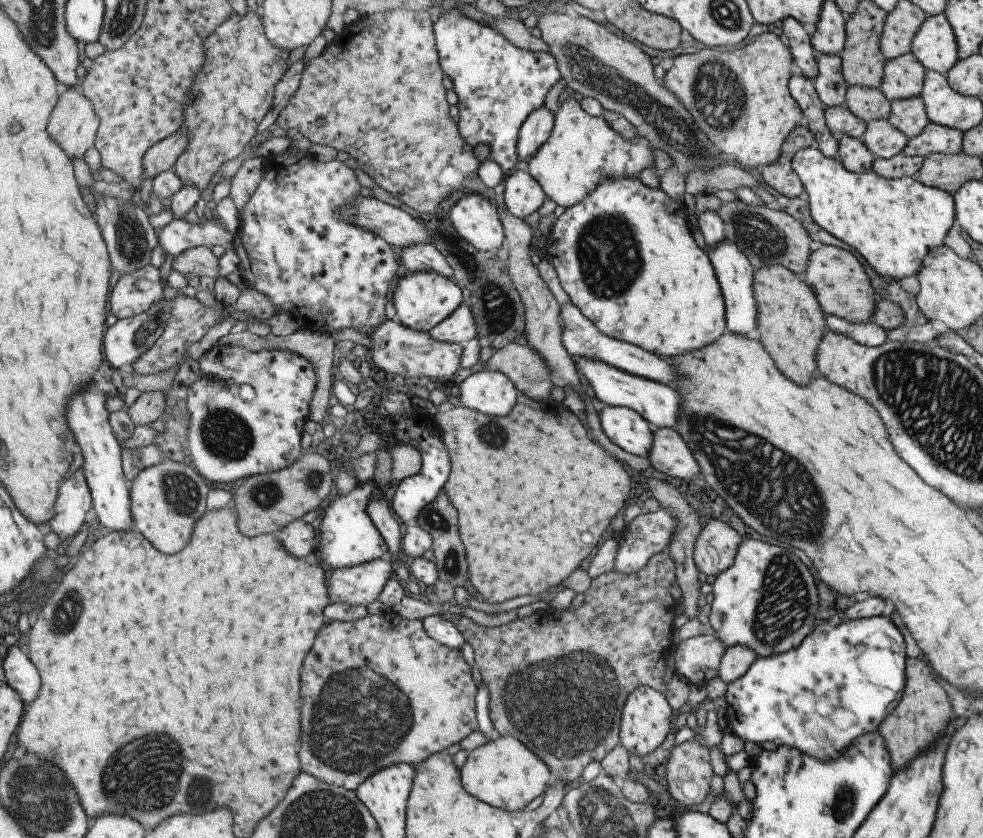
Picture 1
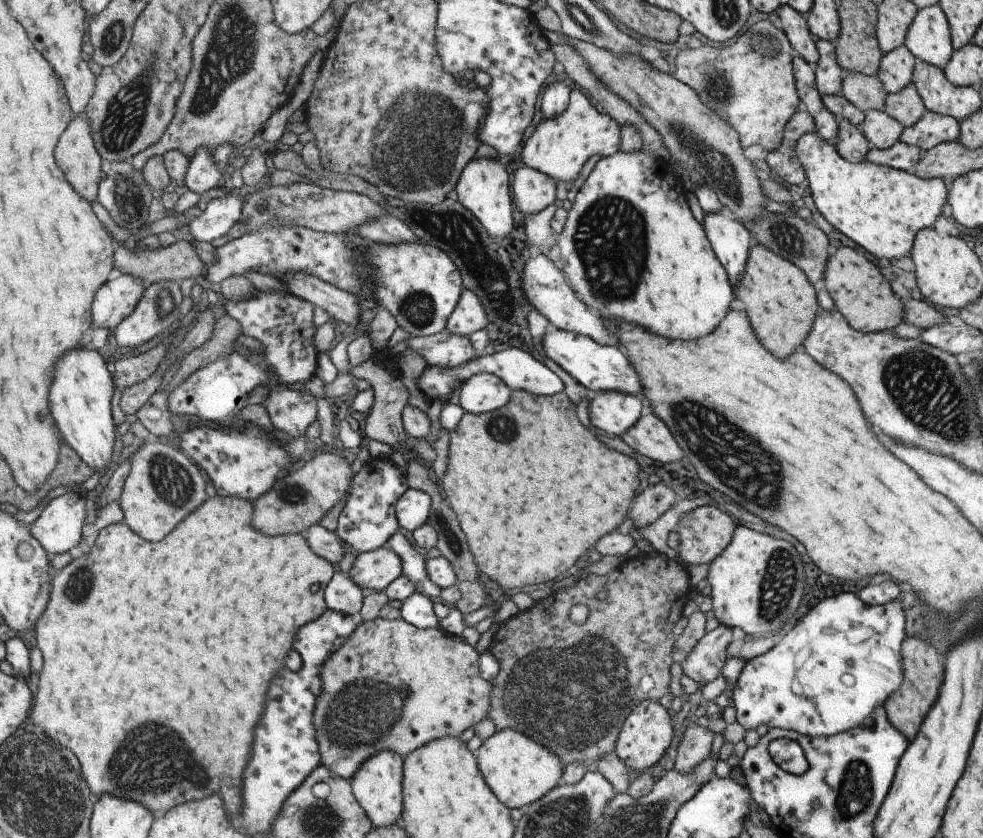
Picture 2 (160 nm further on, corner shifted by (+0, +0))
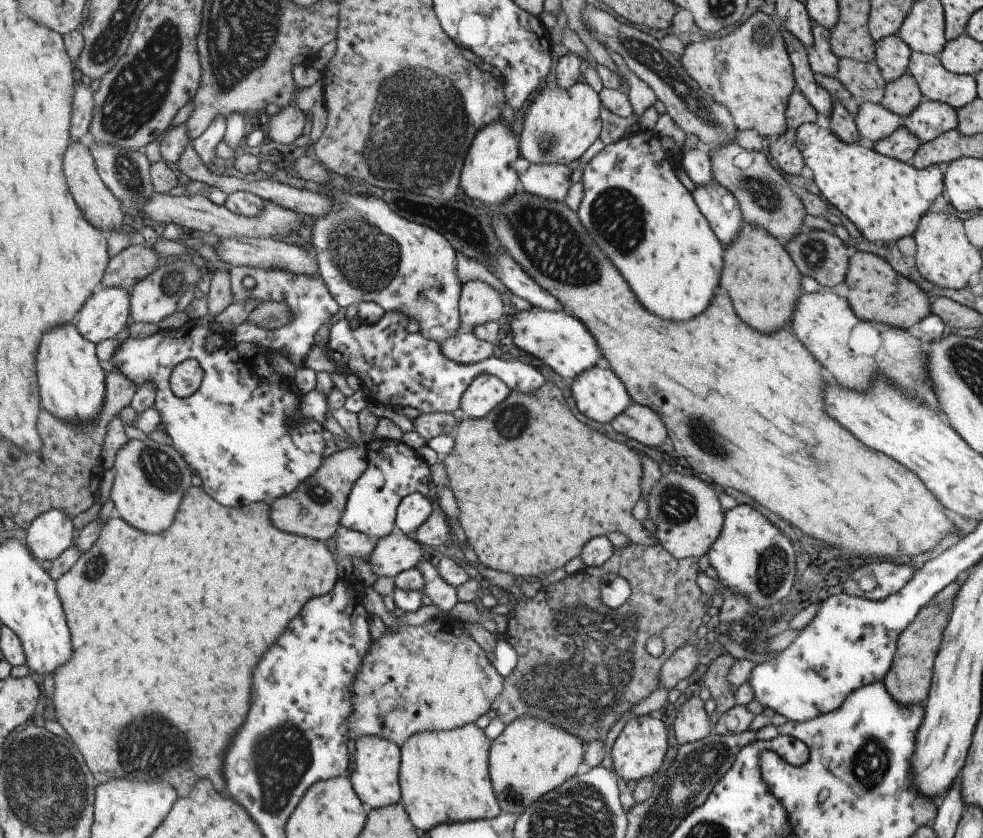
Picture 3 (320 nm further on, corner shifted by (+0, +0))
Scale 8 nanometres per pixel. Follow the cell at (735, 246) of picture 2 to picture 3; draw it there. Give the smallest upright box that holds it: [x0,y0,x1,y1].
[690,177,743,248]

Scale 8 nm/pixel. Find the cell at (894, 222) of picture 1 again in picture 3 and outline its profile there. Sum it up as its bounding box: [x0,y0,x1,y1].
[795,123,943,242]

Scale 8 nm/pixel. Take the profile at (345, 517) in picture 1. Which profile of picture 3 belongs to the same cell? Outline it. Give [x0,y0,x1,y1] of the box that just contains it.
[339,437,431,543]

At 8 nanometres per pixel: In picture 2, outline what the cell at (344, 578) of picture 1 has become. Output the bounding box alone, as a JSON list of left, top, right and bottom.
[346,545,401,594]

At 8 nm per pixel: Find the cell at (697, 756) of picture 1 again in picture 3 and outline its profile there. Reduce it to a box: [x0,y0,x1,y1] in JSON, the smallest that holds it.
[673,695,710,746]

